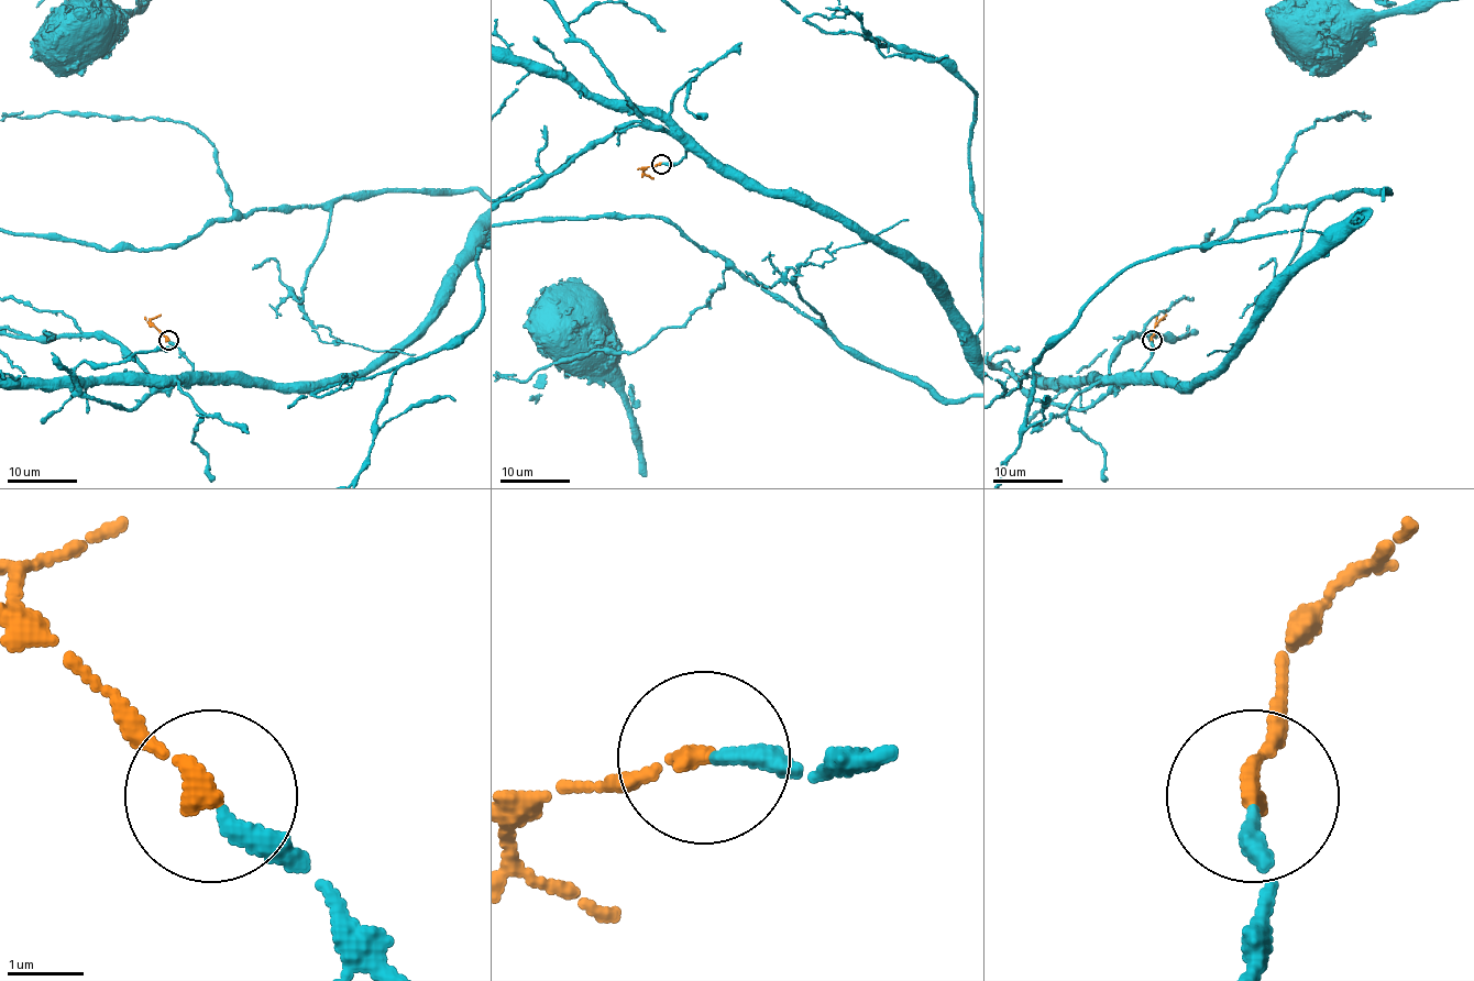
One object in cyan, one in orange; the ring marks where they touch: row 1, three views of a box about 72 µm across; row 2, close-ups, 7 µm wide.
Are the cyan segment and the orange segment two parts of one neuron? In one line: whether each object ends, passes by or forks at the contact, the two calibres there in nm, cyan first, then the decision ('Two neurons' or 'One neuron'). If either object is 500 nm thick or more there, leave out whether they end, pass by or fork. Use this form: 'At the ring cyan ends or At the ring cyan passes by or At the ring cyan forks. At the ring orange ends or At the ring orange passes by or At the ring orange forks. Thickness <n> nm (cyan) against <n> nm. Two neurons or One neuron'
At the ring cyan ends. At the ring orange ends. Thickness 260 nm (cyan) against 240 nm. One neuron

